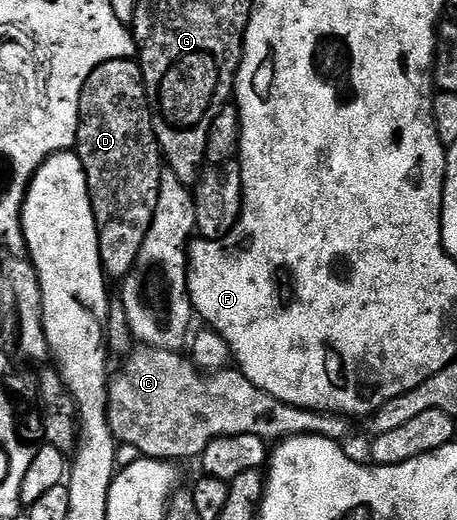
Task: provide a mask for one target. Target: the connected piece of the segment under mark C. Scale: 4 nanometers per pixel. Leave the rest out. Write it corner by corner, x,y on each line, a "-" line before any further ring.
135,348
121,369
119,377
111,376
108,381
106,415
115,438
121,444
138,447
143,457
171,463
178,463
181,457
198,459
212,439
228,435
256,435
267,443
277,443
287,437
300,435
316,435
341,442
346,433
347,418
337,413
317,413
314,409
301,409
284,403
260,391
260,387
252,384
234,367
219,369
207,375
181,352
172,349

